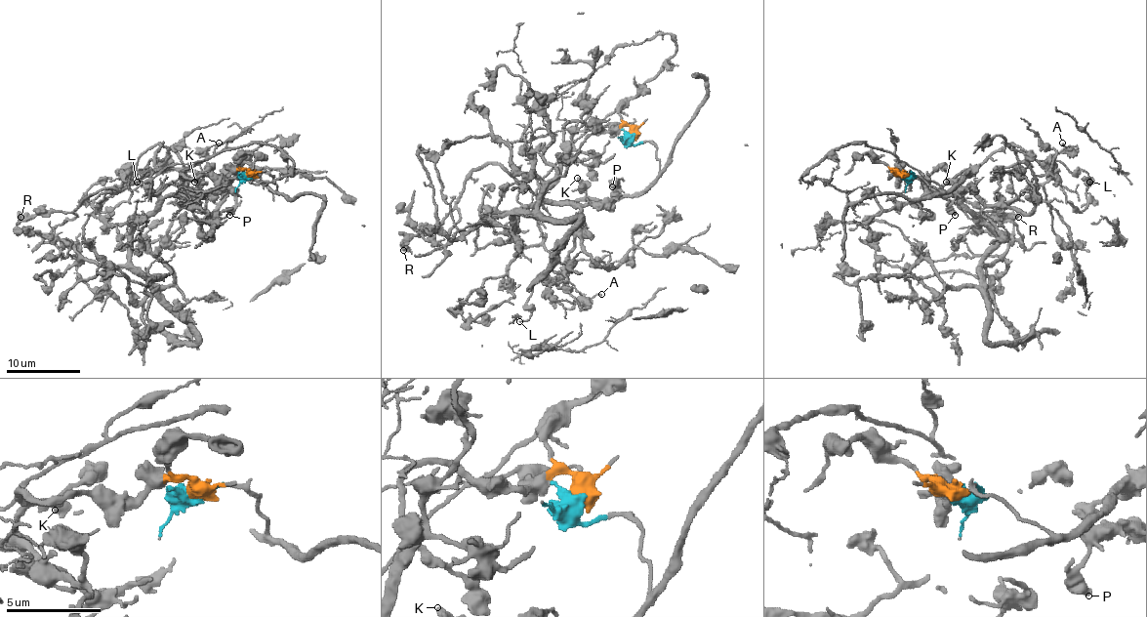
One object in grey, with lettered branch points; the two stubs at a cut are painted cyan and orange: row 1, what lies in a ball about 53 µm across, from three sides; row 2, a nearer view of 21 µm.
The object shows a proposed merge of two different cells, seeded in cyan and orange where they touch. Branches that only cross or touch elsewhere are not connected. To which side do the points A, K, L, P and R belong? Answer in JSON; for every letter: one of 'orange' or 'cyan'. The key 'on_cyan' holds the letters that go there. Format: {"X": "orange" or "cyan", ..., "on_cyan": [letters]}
{"A": "cyan", "K": "cyan", "L": "cyan", "P": "orange", "R": "cyan", "on_cyan": ["A", "K", "L", "R"]}

